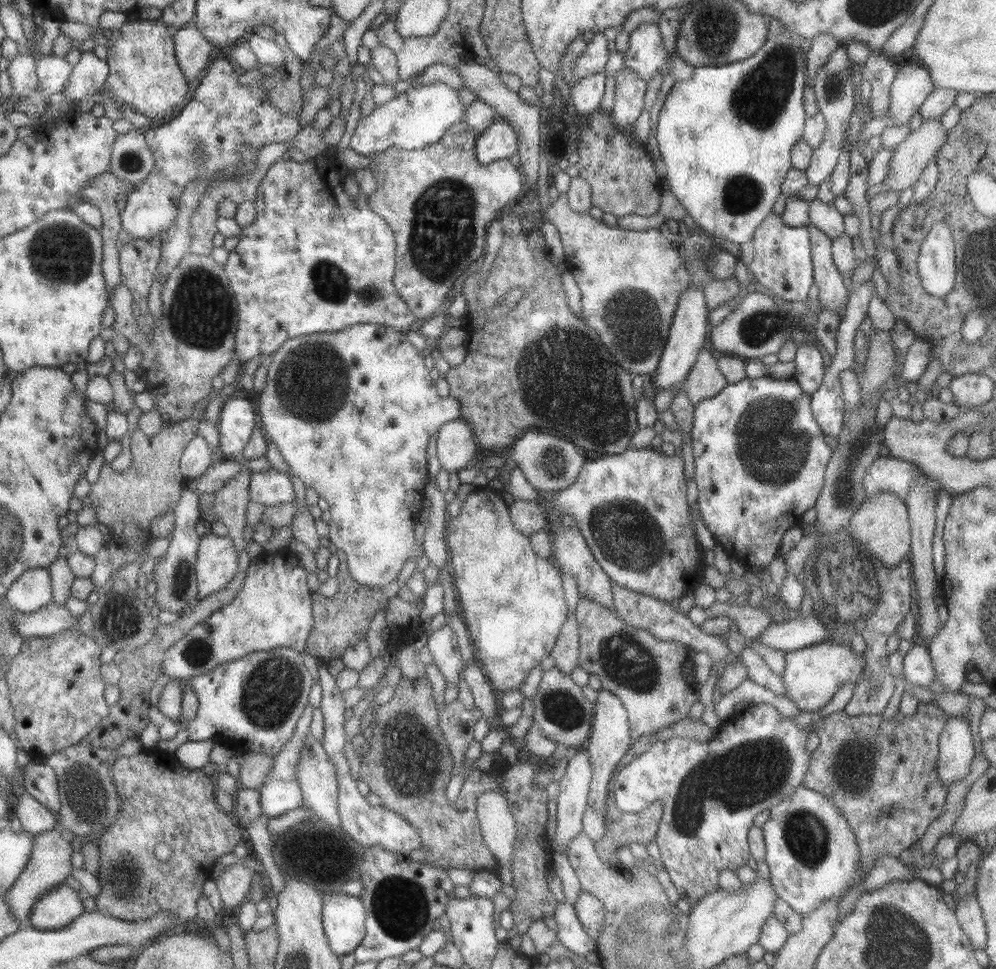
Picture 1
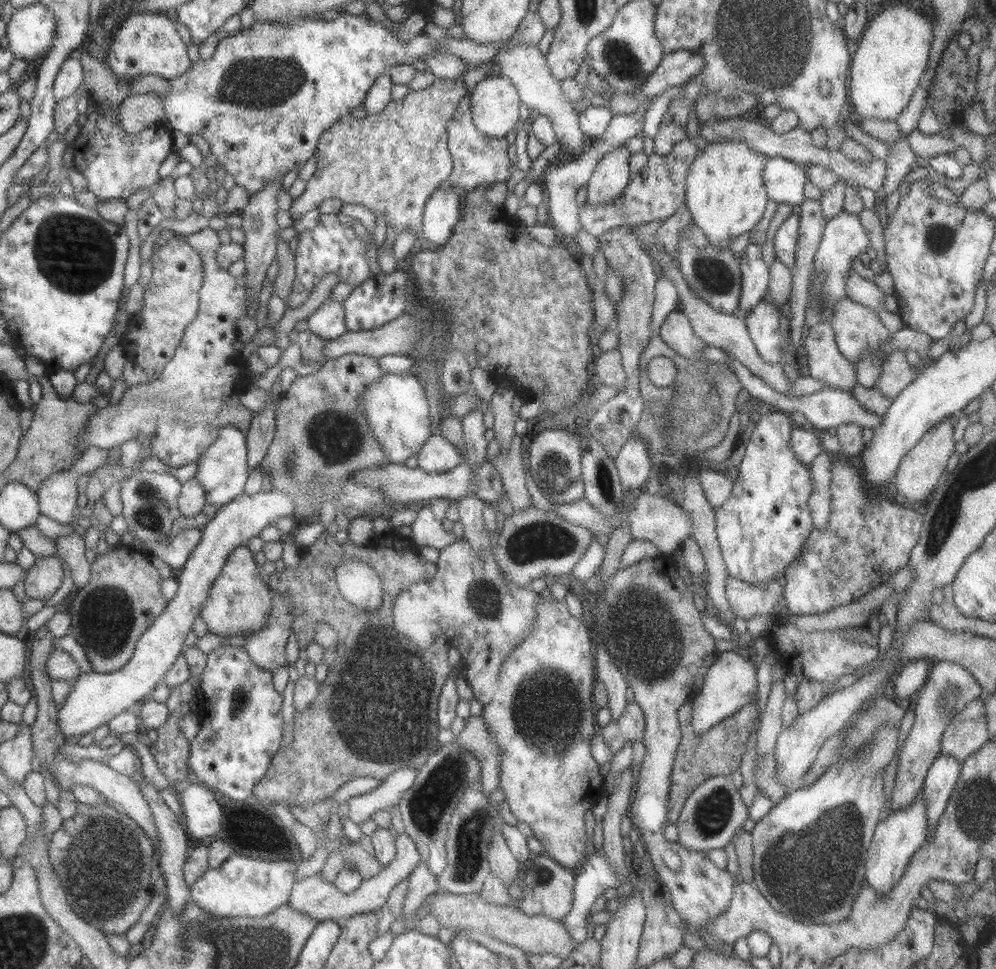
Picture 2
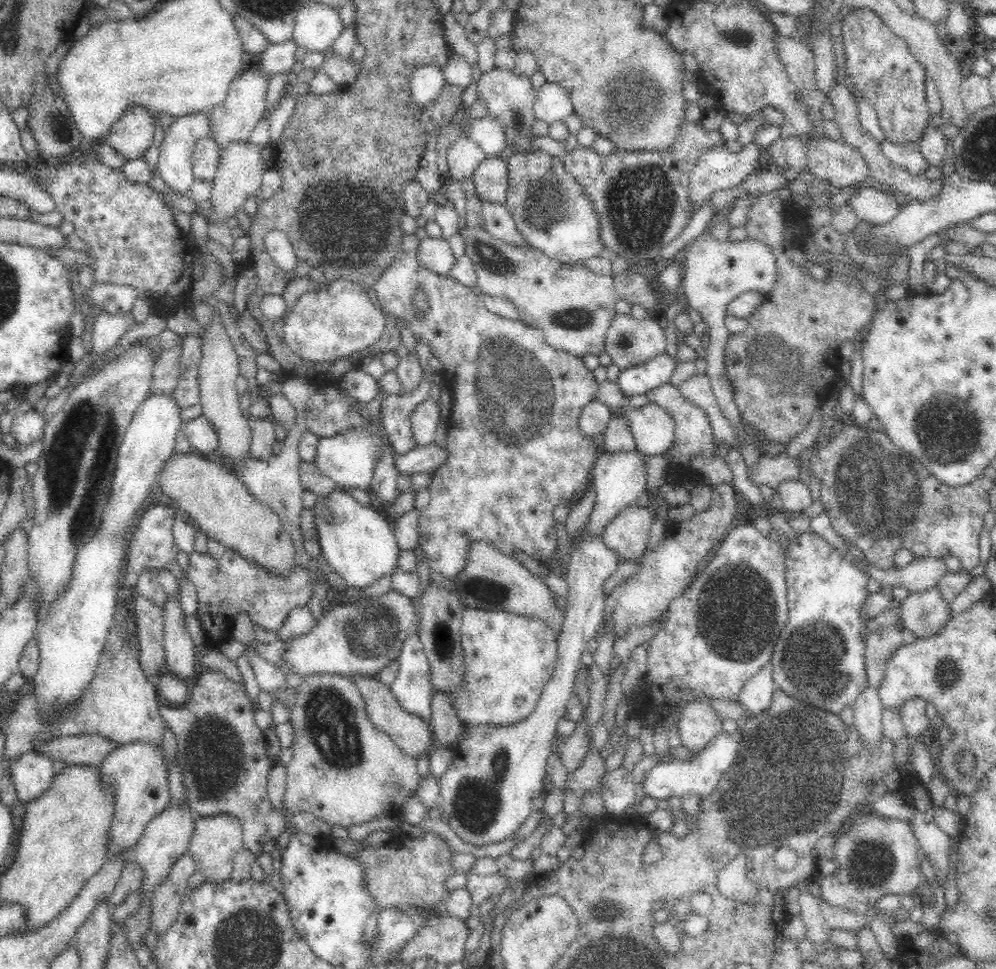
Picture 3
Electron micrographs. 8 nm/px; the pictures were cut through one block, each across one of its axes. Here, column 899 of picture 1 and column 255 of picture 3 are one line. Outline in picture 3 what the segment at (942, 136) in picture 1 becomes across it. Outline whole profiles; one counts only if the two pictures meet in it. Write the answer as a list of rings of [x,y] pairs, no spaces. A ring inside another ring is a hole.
[[[230,142],[222,150],[219,165],[213,180],[209,198],[212,210],[207,215],[207,222],[211,224],[226,224],[228,218],[234,218],[245,202],[255,194],[262,184],[263,174],[268,169],[268,164],[260,156],[261,144],[246,142]]]

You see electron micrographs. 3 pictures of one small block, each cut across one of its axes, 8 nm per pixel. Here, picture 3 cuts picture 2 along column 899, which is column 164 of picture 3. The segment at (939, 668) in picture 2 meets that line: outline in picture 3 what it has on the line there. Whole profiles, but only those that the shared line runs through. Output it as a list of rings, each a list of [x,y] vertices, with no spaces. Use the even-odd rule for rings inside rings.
[[[142,741],[118,747],[99,764],[101,780],[115,792],[114,812],[107,840],[107,858],[132,852],[147,824],[170,805],[168,772],[162,747]]]

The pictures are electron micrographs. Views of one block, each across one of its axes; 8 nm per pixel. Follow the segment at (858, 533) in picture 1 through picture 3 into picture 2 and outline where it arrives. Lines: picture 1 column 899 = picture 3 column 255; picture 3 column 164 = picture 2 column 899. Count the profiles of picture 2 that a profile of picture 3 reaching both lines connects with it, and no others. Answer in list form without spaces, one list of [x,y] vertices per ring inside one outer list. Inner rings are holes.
[[[952,417],[945,418],[921,437],[912,447],[912,451],[906,454],[905,458],[902,458],[902,462],[896,470],[896,476],[893,477],[900,502],[910,506],[910,502],[920,502],[934,492],[942,473],[947,468],[949,458],[956,452],[952,439],[954,434],[953,424]]]

